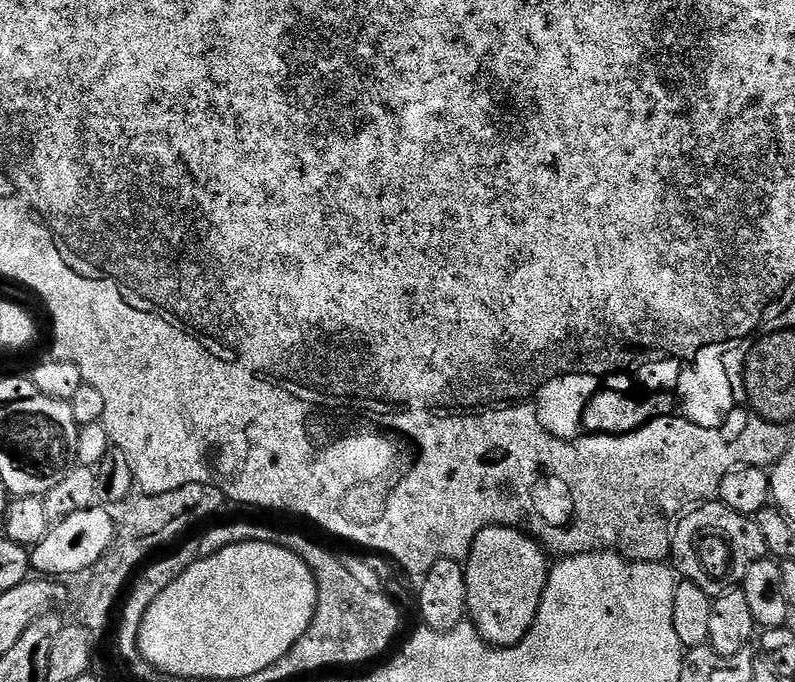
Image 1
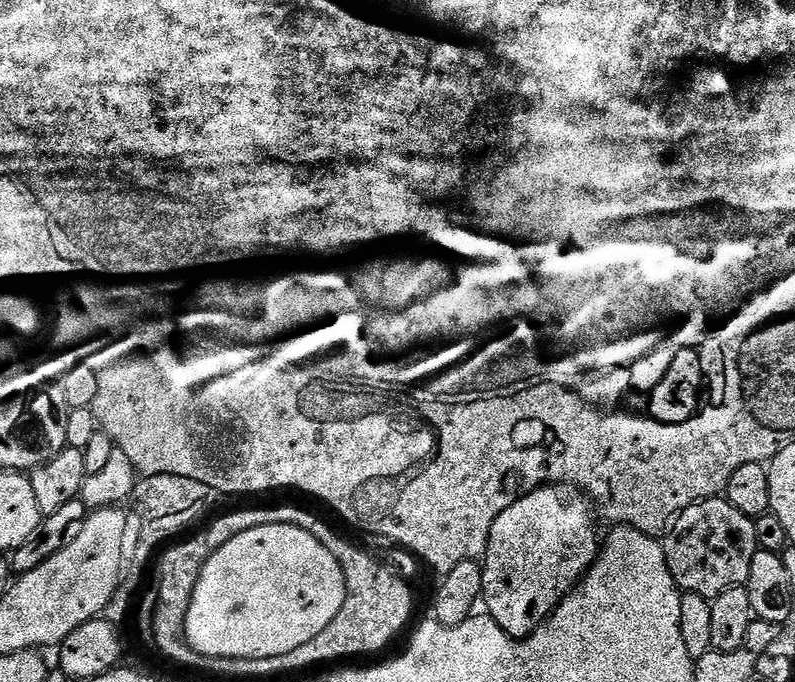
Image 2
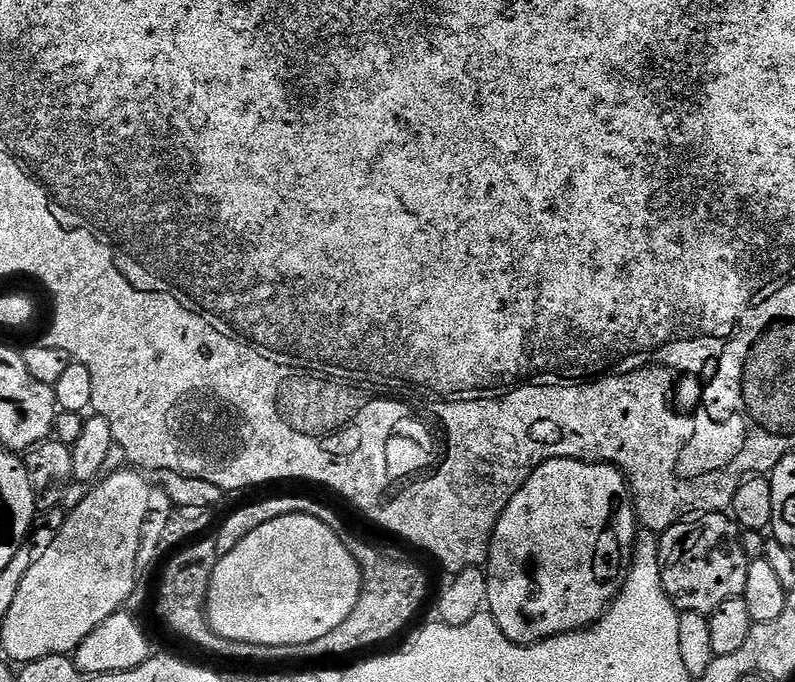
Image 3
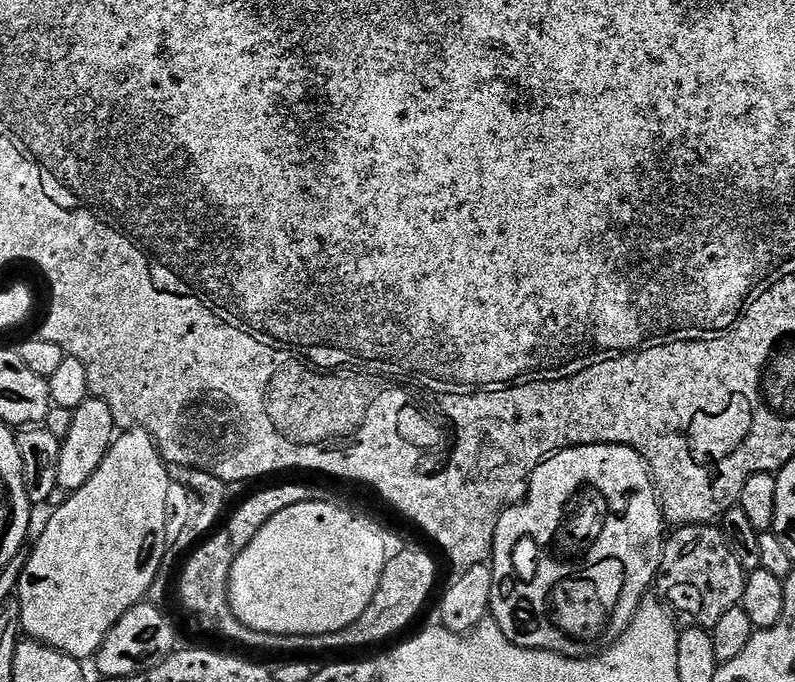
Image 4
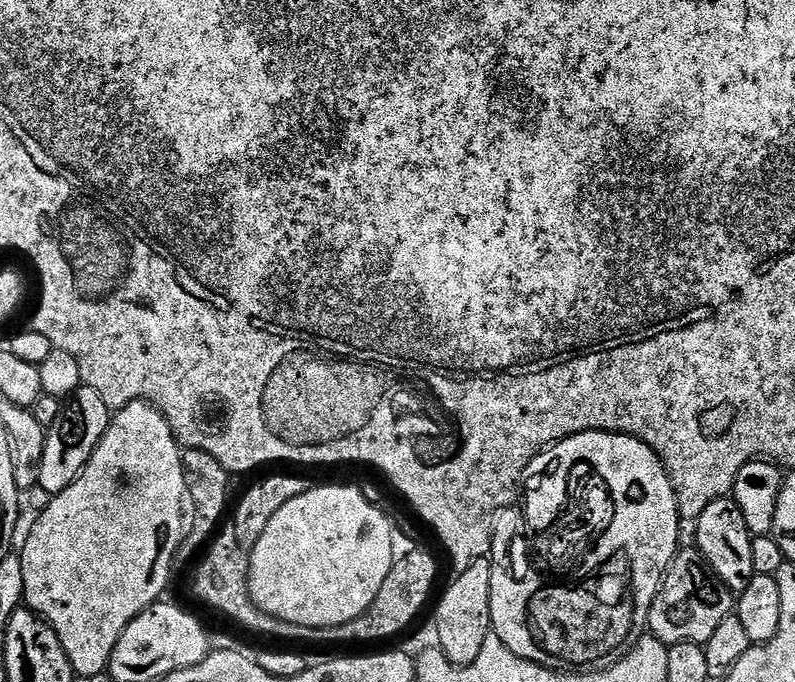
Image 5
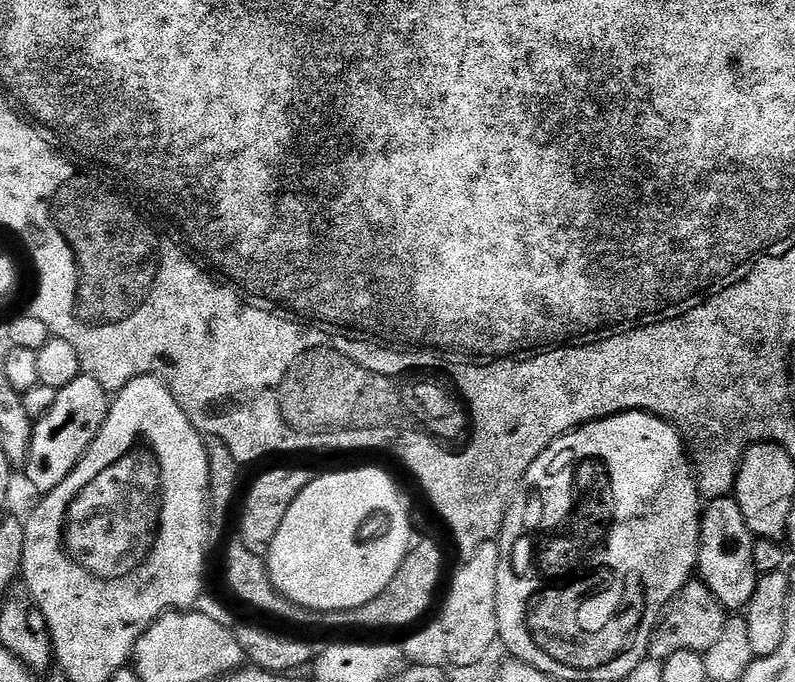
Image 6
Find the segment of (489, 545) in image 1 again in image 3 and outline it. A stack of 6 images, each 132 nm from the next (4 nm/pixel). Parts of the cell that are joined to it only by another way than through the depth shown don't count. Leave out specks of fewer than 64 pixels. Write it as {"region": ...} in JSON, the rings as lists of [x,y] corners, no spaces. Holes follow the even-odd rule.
{"region":[[[548,460],[542,466],[533,468],[530,478],[514,494],[514,498],[506,506],[506,510],[498,518],[496,529],[492,535],[492,545],[488,547],[486,575],[488,577],[487,611],[492,613],[494,622],[506,634],[508,640],[515,644],[536,644],[540,640],[548,640],[552,636],[561,636],[567,632],[577,632],[579,628],[590,628],[605,612],[609,604],[616,599],[620,587],[628,577],[628,569],[632,567],[632,553],[638,539],[638,521],[636,506],[632,499],[632,490],[628,479],[615,464],[594,464],[587,460]]]}

